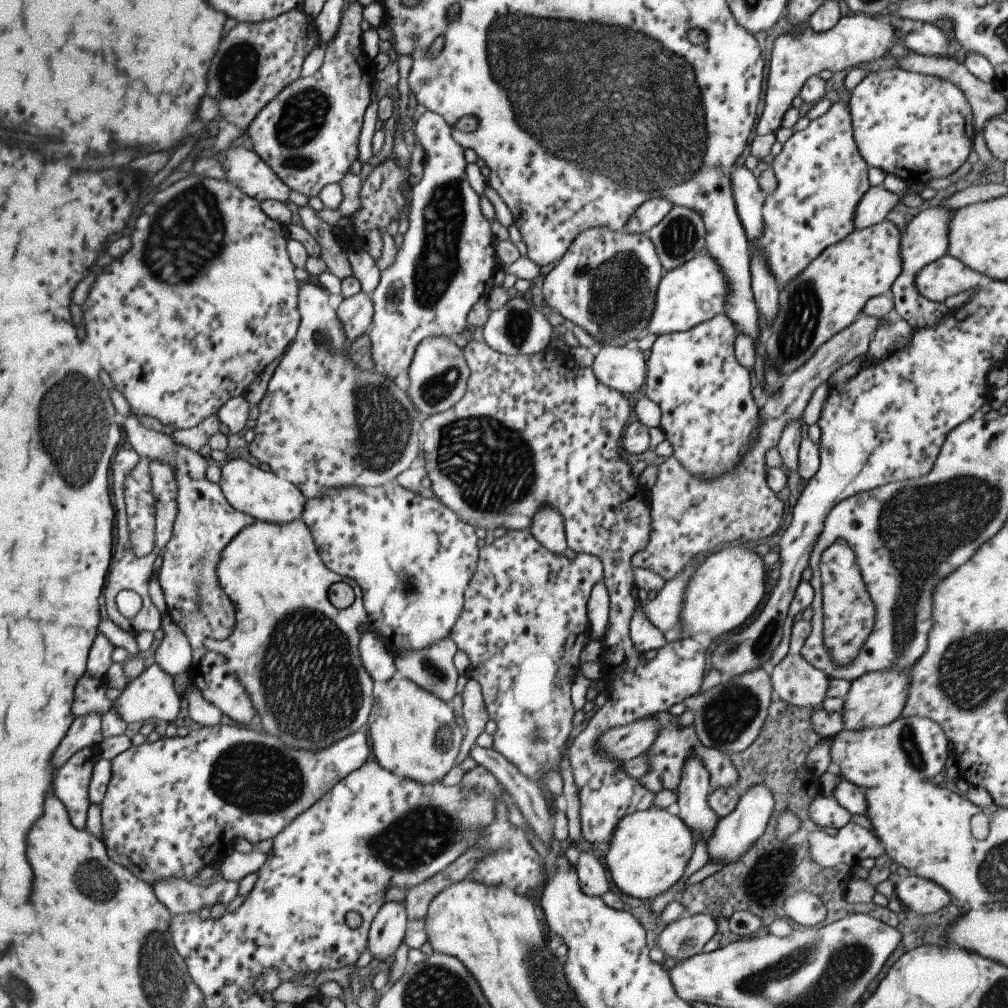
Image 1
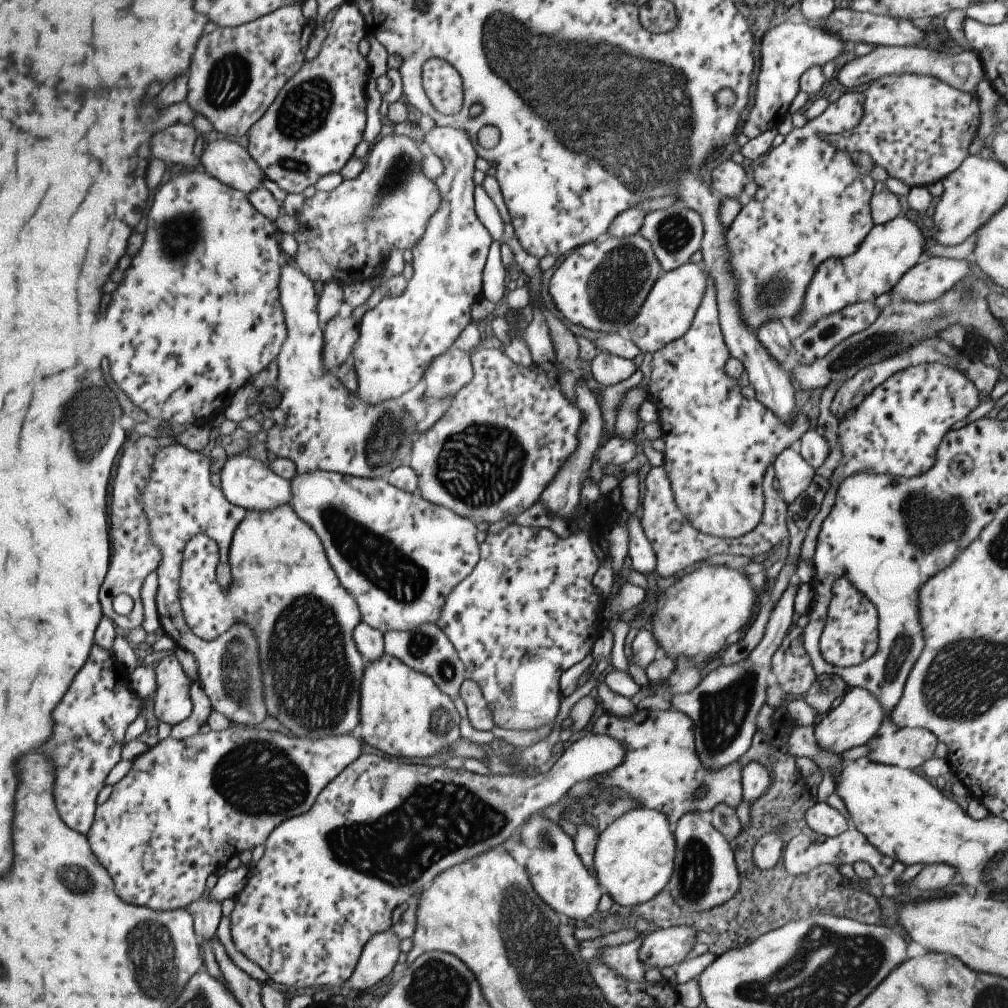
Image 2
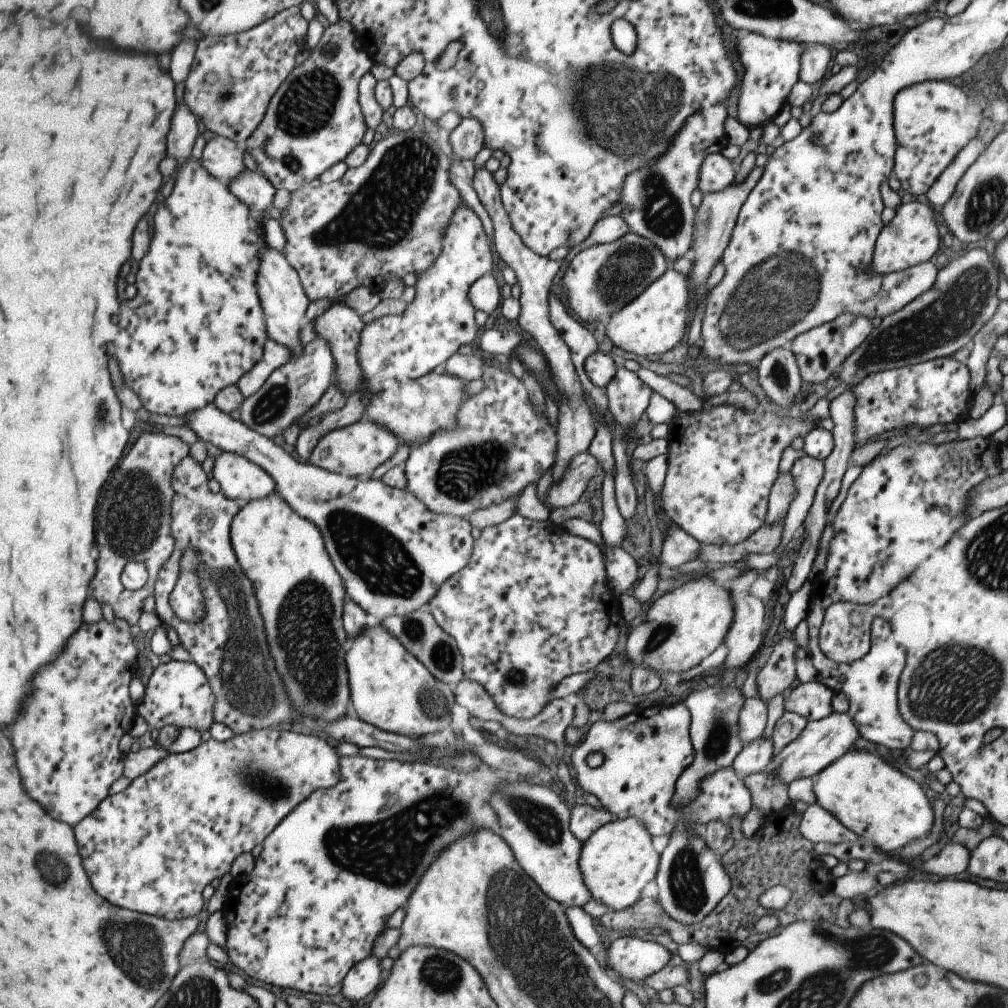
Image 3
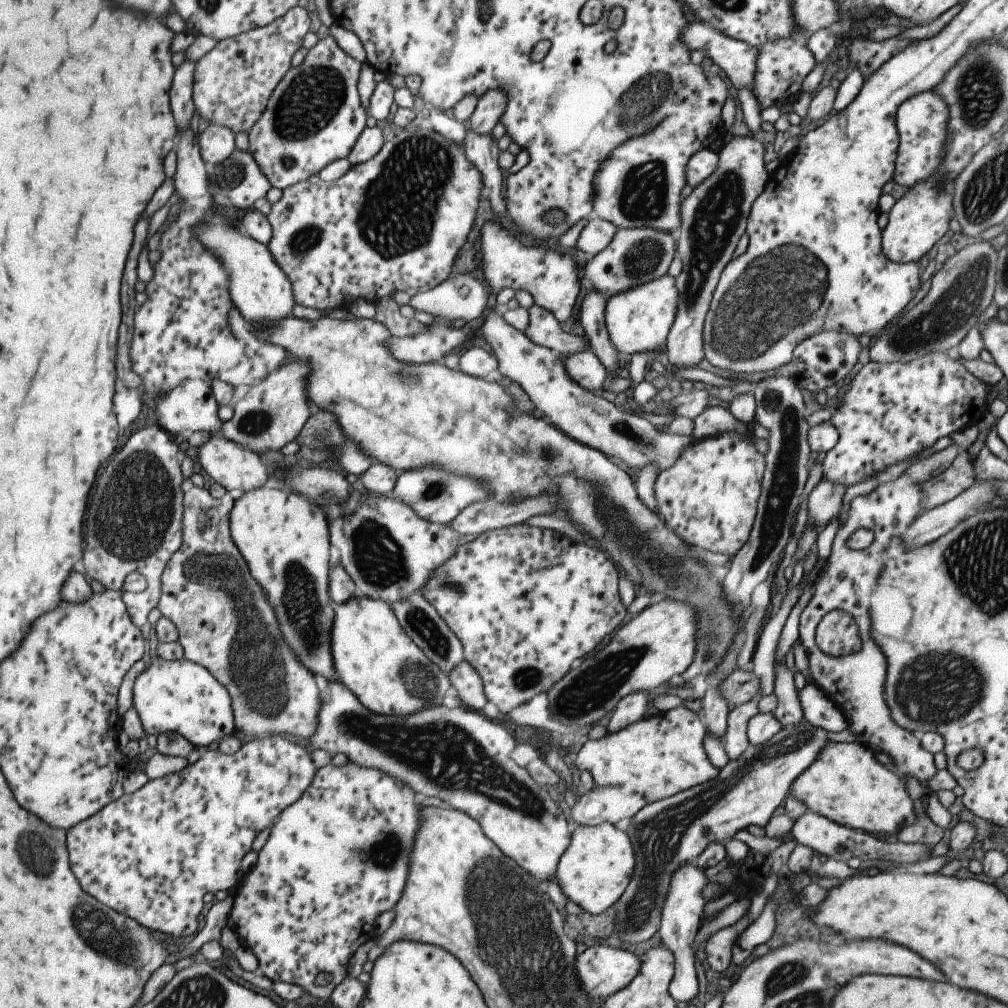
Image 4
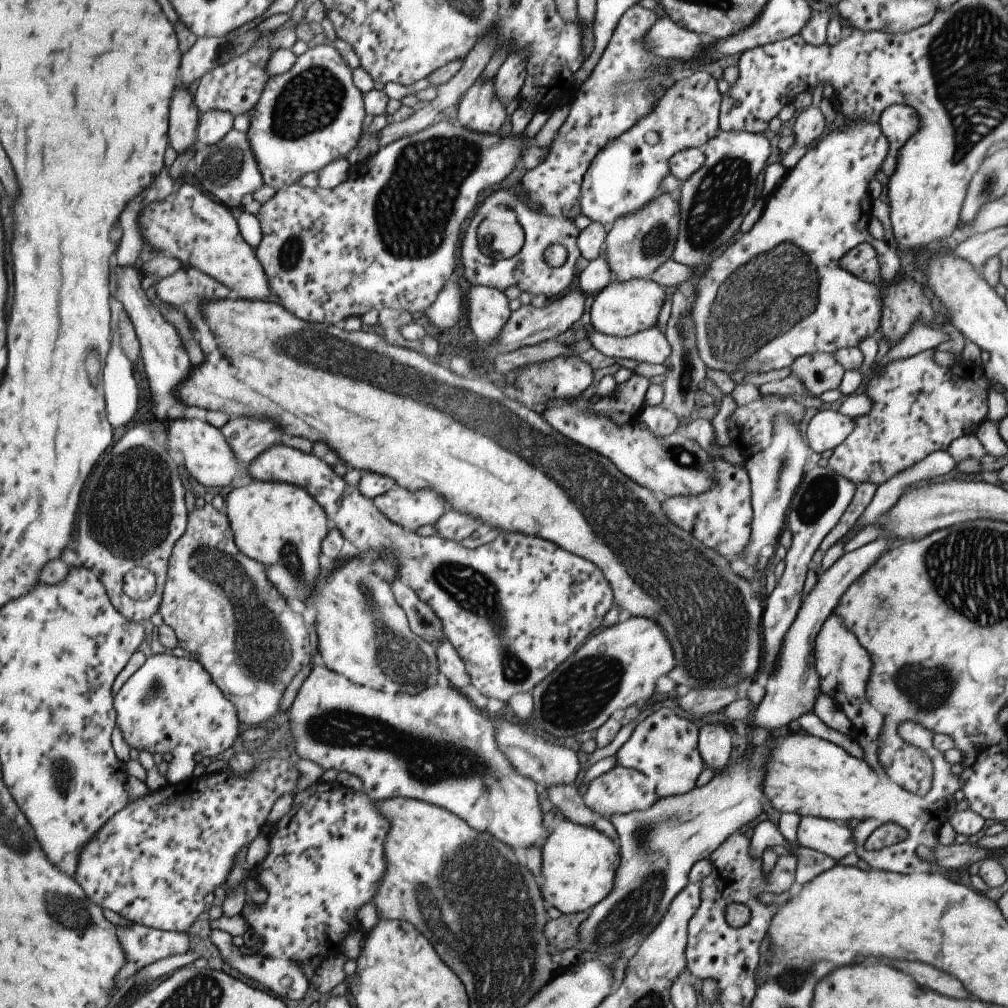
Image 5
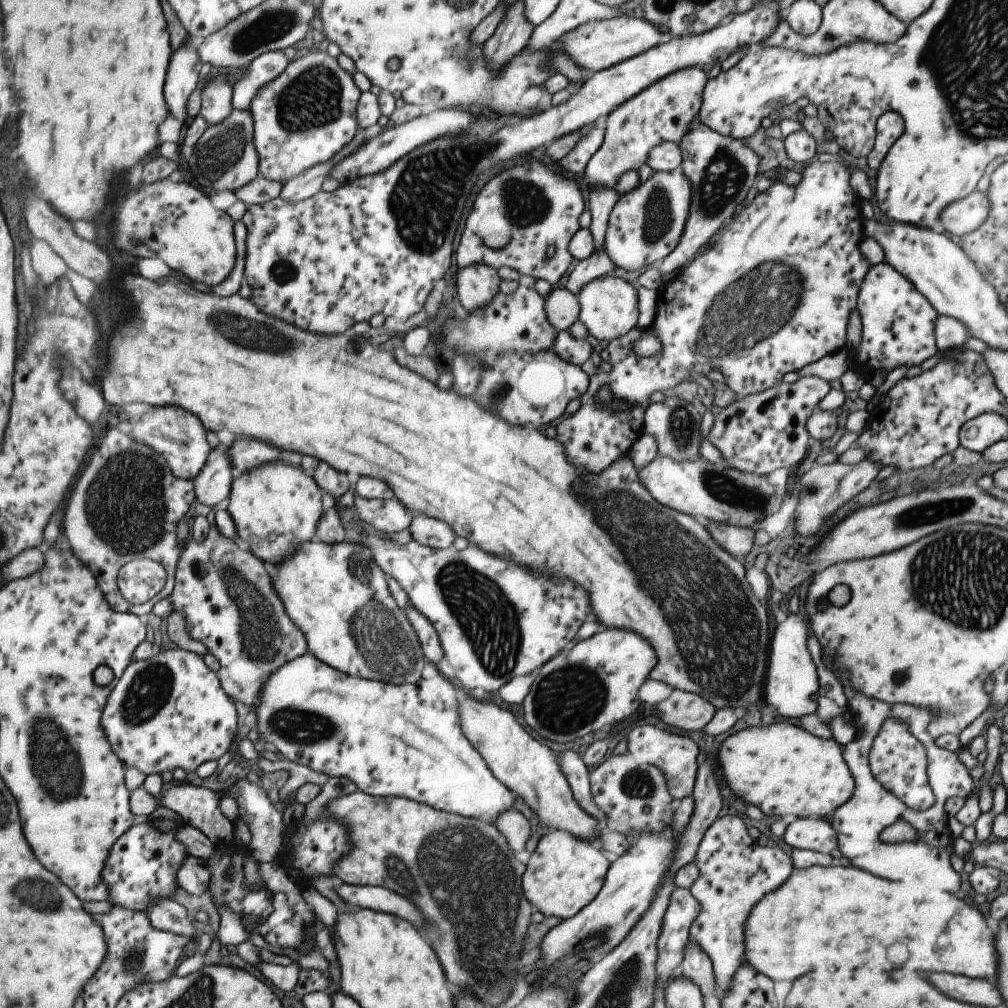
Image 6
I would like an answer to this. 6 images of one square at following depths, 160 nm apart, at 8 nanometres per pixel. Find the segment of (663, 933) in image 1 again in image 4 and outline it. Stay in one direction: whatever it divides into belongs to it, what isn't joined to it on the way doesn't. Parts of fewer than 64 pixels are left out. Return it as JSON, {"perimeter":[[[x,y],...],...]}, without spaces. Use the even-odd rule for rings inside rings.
{"perimeter":[[[594,945],[586,948],[580,954],[576,954],[572,968],[577,976],[579,988],[583,988],[583,994],[587,994],[589,998],[593,999],[606,999],[631,982],[641,963],[641,956],[634,956],[617,948]]]}

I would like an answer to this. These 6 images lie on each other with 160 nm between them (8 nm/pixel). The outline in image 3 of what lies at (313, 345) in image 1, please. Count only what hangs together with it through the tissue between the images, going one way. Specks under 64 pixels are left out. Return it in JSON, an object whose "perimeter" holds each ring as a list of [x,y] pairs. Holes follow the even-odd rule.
{"perimeter":[[[263,247],[256,254],[257,270],[253,289],[258,296],[260,309],[265,321],[266,335],[269,339],[285,345],[291,352],[293,360],[301,354],[304,345],[300,343],[298,332],[305,323],[303,314],[309,301],[303,292],[297,273],[285,257],[274,248]],[[357,421],[346,427],[322,435],[311,451],[309,464],[345,477],[369,478],[371,472],[385,460],[389,460],[399,440],[389,431],[371,421]]]}

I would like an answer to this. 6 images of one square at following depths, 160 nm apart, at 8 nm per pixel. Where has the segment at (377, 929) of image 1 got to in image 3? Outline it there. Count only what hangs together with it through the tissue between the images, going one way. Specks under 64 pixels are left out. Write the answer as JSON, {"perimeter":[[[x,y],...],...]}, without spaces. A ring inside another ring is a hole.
{"perimeter":[[[368,955],[350,968],[340,986],[343,998],[347,998],[349,1002],[355,1004],[378,988],[377,984],[379,984],[379,976],[381,976],[380,960]]]}

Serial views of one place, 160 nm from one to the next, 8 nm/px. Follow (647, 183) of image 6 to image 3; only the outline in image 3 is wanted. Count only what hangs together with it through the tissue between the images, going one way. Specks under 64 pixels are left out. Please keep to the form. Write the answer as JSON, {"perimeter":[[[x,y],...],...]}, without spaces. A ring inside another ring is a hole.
{"perimeter":[[[627,232],[613,242],[592,245],[574,255],[563,276],[563,284],[567,290],[567,302],[581,320],[585,322],[604,321],[612,312],[619,310],[624,304],[639,296],[639,293],[659,278],[667,268],[669,268],[669,262],[650,240]]]}

